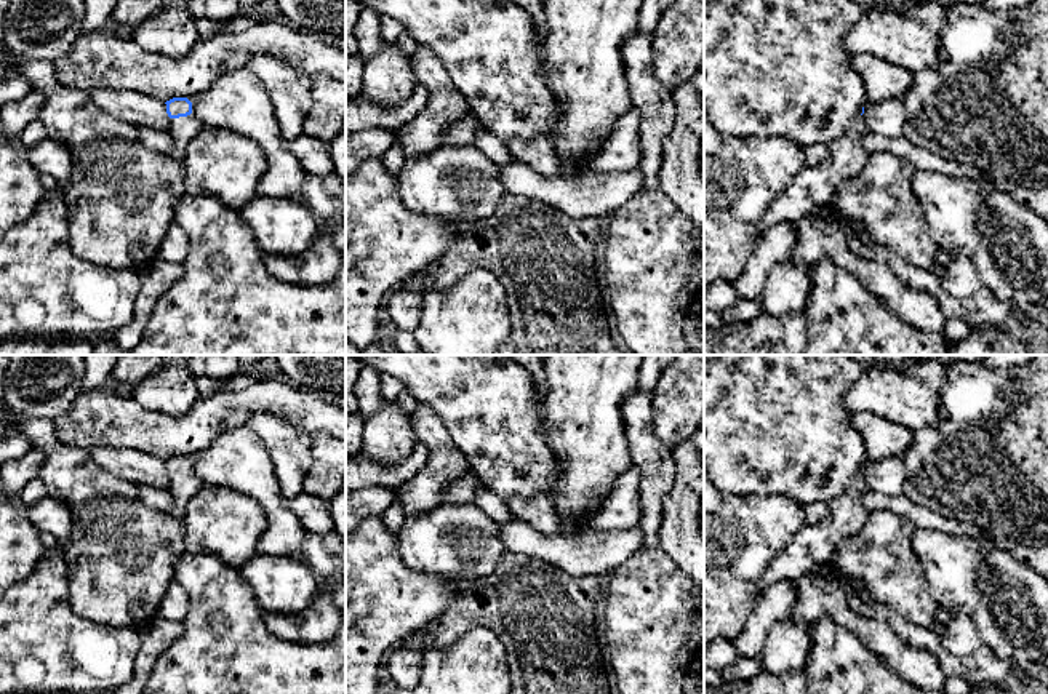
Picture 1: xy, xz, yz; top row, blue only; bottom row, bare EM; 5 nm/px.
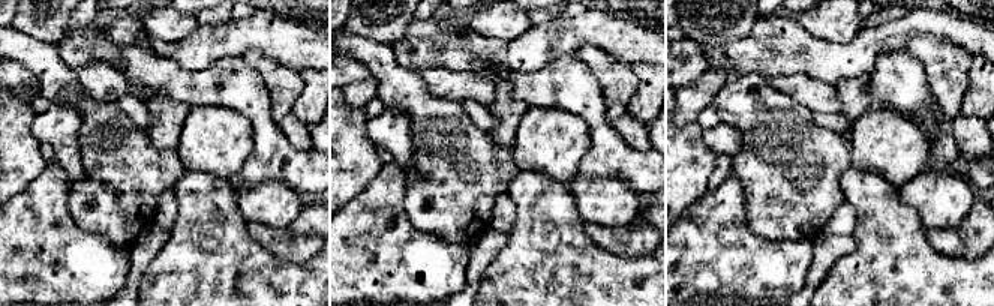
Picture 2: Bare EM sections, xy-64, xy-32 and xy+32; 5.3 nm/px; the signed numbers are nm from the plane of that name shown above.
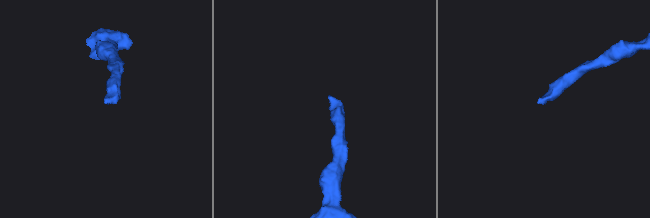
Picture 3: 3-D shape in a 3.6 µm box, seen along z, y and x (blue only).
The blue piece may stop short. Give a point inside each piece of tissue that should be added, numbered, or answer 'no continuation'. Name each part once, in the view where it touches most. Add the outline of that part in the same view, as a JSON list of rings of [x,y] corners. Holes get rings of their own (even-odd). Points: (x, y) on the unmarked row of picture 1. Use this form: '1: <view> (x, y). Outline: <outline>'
1: xy (183, 488). Outline: [[[195,473],[170,477],[166,491],[173,496],[173,507],[166,512],[174,520],[184,518],[186,505],[194,494],[203,486]]]

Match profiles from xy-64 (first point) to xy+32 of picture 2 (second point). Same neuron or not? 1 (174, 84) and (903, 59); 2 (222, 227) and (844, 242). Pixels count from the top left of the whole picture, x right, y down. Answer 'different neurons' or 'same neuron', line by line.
1: same neuron
2: different neurons

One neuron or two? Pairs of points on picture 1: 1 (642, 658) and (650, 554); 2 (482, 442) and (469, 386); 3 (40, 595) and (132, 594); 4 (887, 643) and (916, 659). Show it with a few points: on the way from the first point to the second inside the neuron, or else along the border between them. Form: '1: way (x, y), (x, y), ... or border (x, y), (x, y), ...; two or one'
1: way (647, 632), (650, 624), (650, 579); one
2: way (482, 427), (476, 419), (476, 400); one
3: border (64, 558), (71, 608), (95, 624); two
4: way (893, 650), (903, 659), (909, 659); one

